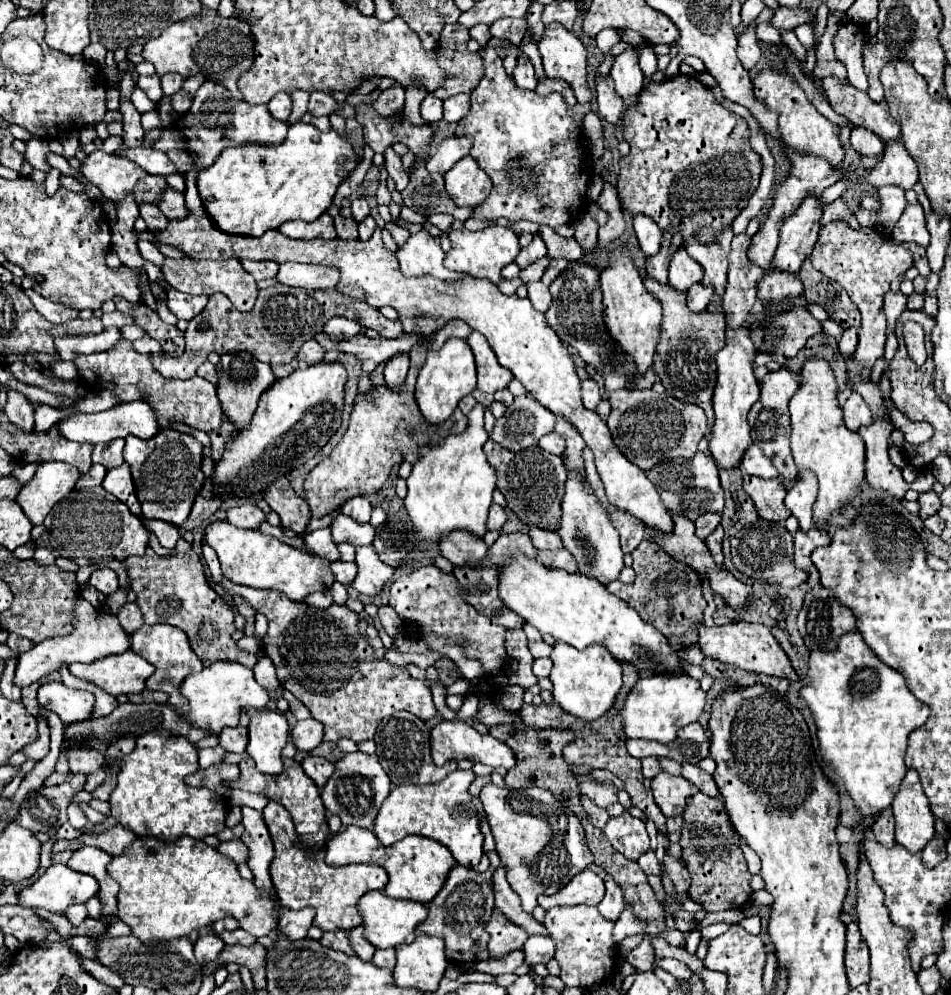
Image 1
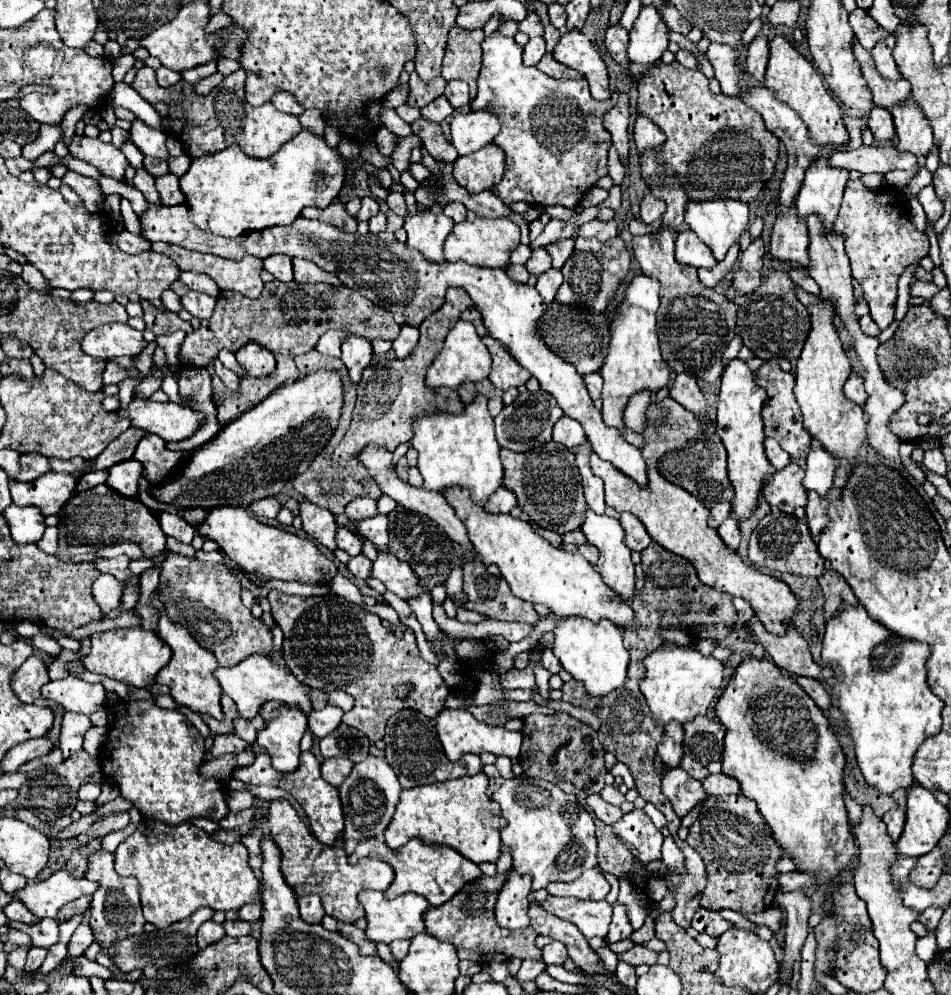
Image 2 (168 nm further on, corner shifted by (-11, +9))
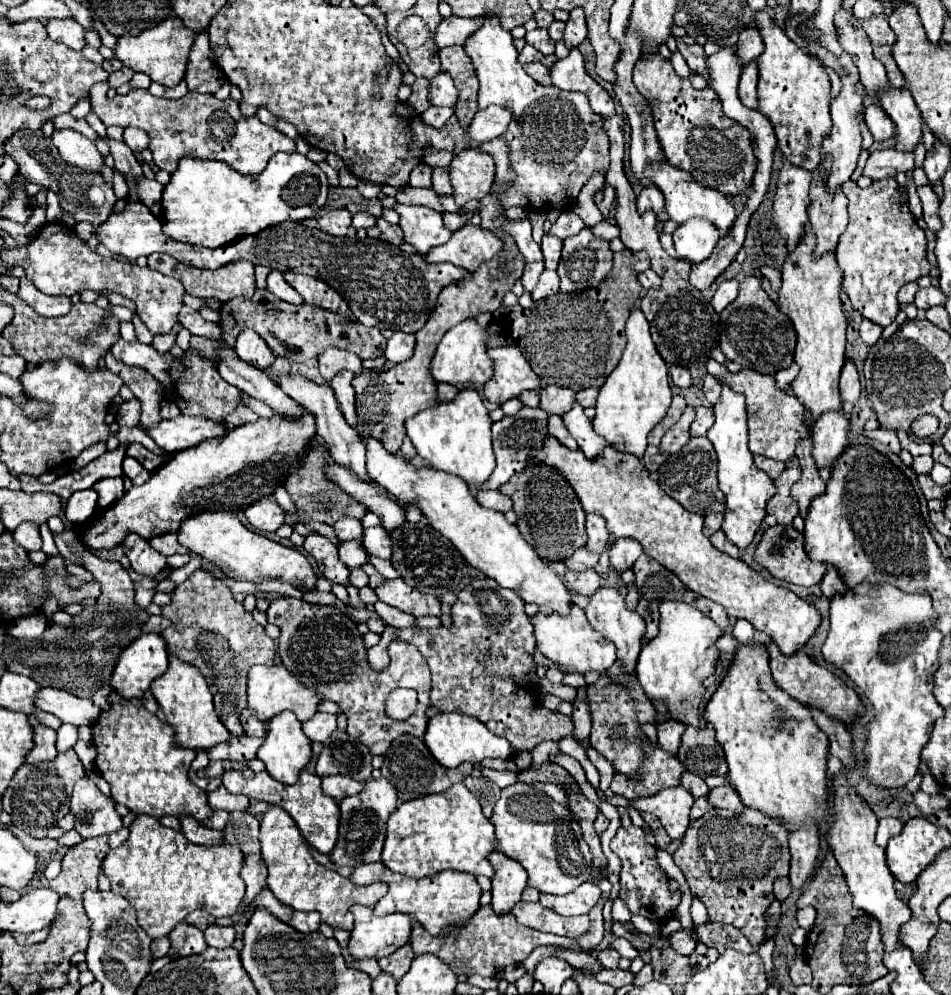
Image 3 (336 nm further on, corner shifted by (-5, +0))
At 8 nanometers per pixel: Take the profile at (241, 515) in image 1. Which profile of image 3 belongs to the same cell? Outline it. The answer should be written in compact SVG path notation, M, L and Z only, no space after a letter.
M270 497L256 501L246 509L250 525L258 531L276 531L284 523L284 509Z

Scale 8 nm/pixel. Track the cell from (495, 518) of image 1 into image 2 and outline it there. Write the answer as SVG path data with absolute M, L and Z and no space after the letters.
M500 486L484 504L486 512L494 512L494 514L498 514L498 512L508 514L514 506L516 506L516 496L504 486Z

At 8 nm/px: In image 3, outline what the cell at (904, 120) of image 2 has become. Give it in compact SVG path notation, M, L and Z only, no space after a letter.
M890 89L880 95L880 107L896 127L896 149L914 151L922 143L922 117L906 89Z

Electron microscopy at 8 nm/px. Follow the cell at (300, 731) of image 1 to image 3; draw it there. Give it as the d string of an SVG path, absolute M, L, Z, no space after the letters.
M316 713L312 719L302 723L304 733L312 739L312 741L320 741L324 743L334 731L336 731L336 715L330 713Z

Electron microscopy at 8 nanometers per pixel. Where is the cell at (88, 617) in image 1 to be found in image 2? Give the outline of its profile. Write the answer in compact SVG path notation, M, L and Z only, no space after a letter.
M30 656L14 674L12 674L12 690L24 704L34 704L40 698L40 688L50 682L48 668L42 664L42 658Z

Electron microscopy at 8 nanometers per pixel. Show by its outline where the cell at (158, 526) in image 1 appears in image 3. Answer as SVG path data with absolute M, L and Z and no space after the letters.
M164 533L164 535L158 535L154 539L150 539L150 545L162 553L162 555L174 555L174 553L190 553L186 547L182 547L178 543L178 535L176 533Z

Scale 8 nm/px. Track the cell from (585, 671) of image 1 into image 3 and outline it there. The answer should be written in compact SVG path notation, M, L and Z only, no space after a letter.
M576 605L570 609L570 615L566 615L566 617L560 617L558 613L552 613L552 615L538 613L538 615L530 617L530 621L534 625L534 637L536 637L538 649L554 665L566 669L568 673L588 673L588 671L606 673L616 663L614 643L604 641L604 637L600 637L592 629L590 621L586 621L586 613Z

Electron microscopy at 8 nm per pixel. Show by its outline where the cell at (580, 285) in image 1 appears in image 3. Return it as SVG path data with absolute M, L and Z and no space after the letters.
M582 229L564 241L558 265L560 291L576 293L598 287L612 271L612 251L606 241L594 237L590 229Z

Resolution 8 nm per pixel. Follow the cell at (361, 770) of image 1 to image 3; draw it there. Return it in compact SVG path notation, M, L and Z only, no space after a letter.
M370 777L368 781L364 781L362 793L350 795L340 801L340 837L336 841L334 851L330 853L330 859L338 867L342 865L356 867L360 863L380 861L380 853L386 837L386 821L390 813L396 811L396 807L398 807L396 789L390 785L390 781L386 781L386 777L380 779Z

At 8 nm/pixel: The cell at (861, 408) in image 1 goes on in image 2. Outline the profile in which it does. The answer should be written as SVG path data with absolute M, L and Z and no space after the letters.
M852 372L850 378L848 378L848 382L844 384L844 394L846 394L848 400L856 402L858 406L864 406L866 400L868 400L868 394L864 390L864 378L860 374Z

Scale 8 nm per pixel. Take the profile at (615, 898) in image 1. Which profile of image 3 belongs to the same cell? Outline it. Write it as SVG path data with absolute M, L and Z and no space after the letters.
M606 947L604 951L600 951L598 959L600 959L602 967L606 967L606 969L616 969L616 967L618 967L618 961L620 961L620 953L618 953L614 947Z

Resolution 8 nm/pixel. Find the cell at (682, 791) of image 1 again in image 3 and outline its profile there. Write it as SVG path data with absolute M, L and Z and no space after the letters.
M682 785L674 789L662 789L654 797L642 797L638 801L630 801L634 809L654 813L672 839L680 839L686 833L692 803L694 803L692 793L686 791Z

